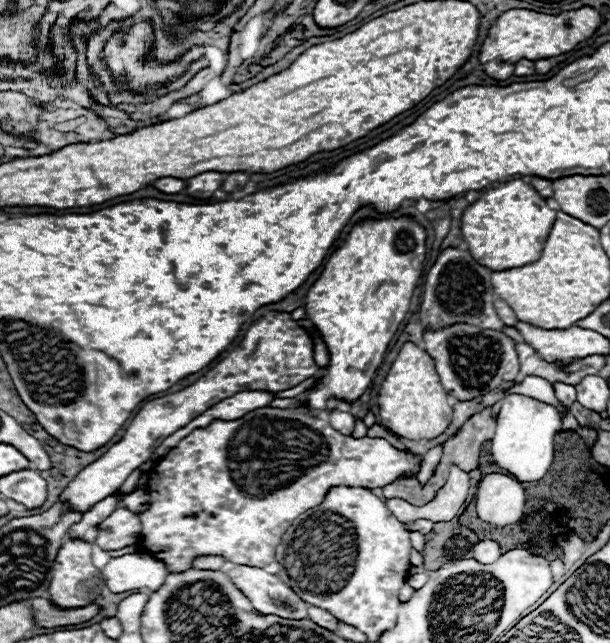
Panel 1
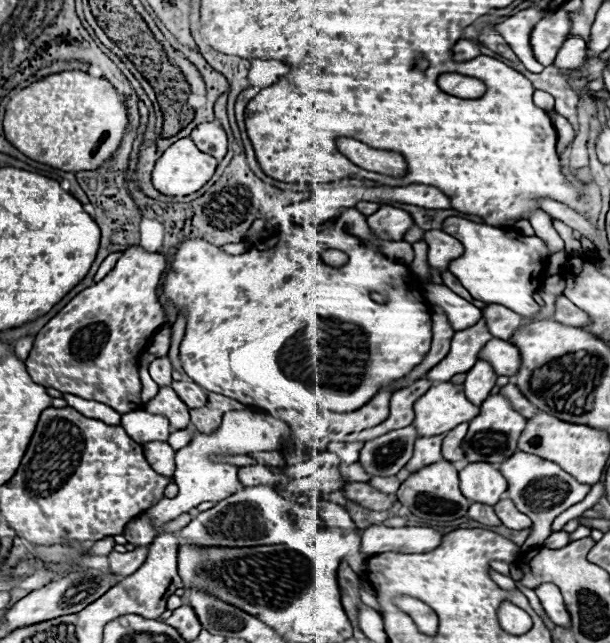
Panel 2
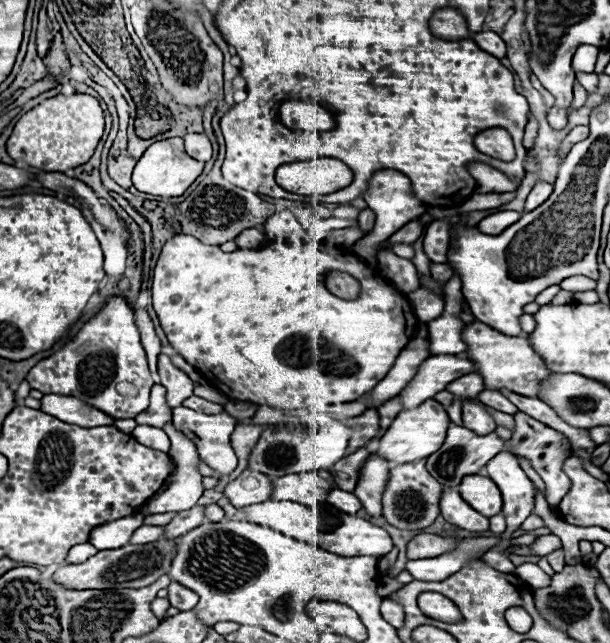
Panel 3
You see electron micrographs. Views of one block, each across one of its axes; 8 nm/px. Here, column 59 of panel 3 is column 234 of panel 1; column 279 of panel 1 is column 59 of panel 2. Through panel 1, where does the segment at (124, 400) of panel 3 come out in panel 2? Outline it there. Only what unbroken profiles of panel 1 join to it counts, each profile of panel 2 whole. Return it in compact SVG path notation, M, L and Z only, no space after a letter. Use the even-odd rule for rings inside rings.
M140 246L124 250L122 258L104 280L76 294L38 332L26 360L30 378L62 394L104 402L120 414L142 408L138 354L164 324L158 286L166 266L166 254L148 254Z

